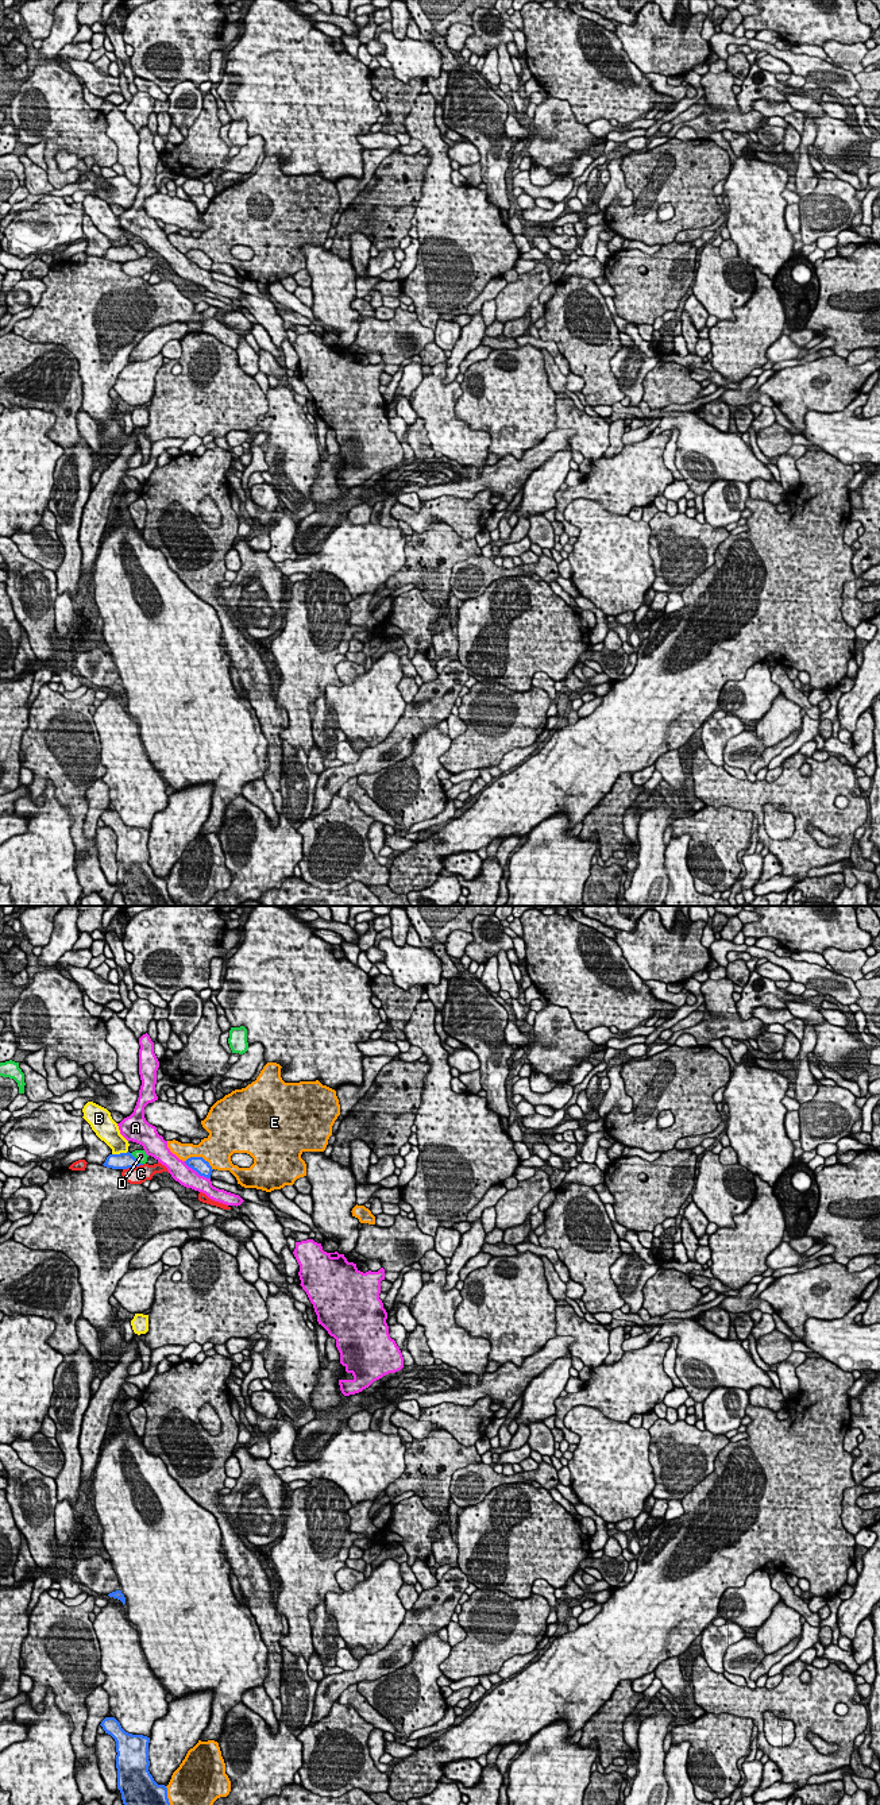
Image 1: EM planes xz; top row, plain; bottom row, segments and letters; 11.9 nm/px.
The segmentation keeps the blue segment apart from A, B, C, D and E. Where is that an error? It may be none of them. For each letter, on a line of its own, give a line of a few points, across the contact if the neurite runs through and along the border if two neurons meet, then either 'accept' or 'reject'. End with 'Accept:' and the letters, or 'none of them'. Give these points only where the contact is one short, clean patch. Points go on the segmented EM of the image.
A: reject
B: reject
C: reject
D: line xz (130, 1153), (142, 1164); reject
E: reject
Accept: none of them

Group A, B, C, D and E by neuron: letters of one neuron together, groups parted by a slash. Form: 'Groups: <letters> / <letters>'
Groups: A / B / C / D / E

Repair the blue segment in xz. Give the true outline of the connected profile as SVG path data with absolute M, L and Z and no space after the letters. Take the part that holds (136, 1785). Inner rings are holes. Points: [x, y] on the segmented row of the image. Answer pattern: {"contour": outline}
{"contour": "M115 1717L101 1724L116 1742L117 1789L124 1805L170 1805L167 1787L158 1785L148 1771L150 1737L126 1732Z"}

